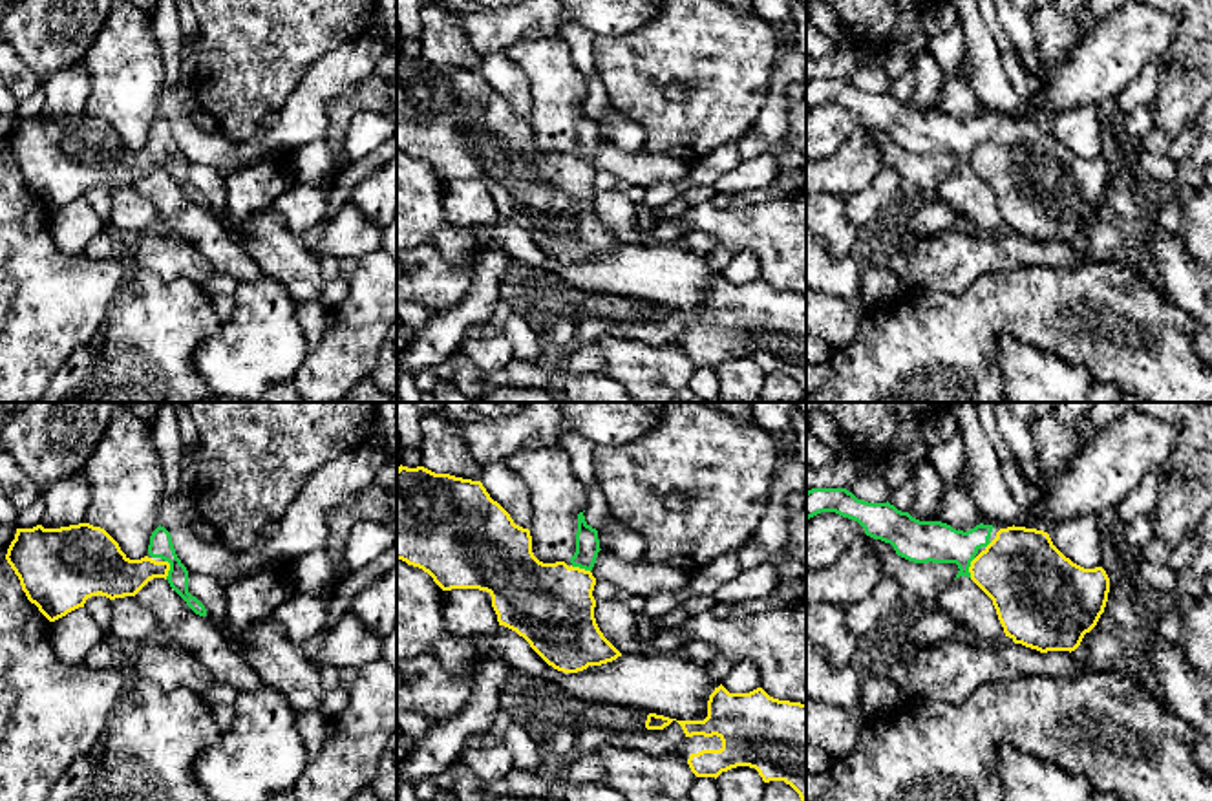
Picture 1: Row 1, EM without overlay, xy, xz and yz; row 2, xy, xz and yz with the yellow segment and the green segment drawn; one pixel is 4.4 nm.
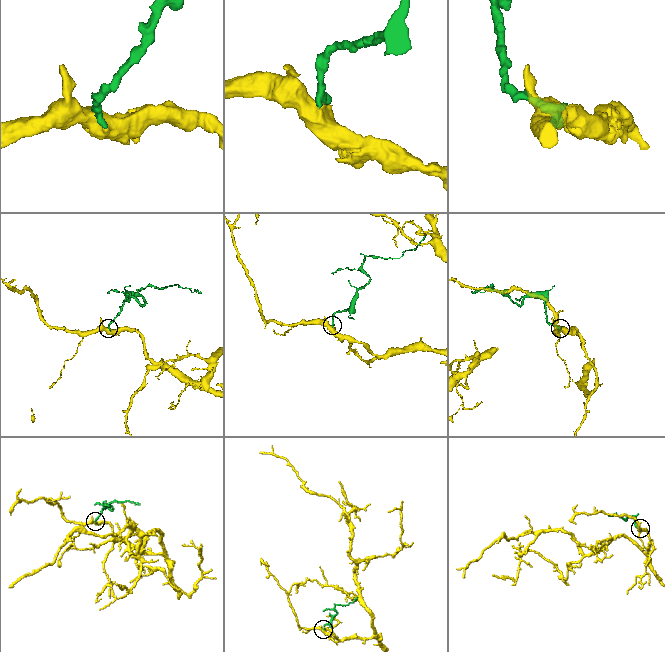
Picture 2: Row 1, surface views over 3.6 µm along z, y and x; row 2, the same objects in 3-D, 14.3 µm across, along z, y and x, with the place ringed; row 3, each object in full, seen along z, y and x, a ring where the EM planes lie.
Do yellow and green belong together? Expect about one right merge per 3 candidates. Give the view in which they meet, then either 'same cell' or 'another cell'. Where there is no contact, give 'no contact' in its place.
xy | same cell

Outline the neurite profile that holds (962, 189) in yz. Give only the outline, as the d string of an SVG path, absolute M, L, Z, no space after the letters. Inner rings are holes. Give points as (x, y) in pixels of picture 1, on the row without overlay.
M967 166L952 170L936 198L962 212L973 232L991 234L1005 227L993 190Z

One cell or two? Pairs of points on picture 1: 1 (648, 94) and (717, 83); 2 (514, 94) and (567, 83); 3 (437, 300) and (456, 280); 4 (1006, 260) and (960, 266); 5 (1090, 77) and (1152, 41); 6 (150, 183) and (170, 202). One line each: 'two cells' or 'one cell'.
1: one cell
2: two cells
3: one cell
4: one cell
5: one cell
6: one cell

